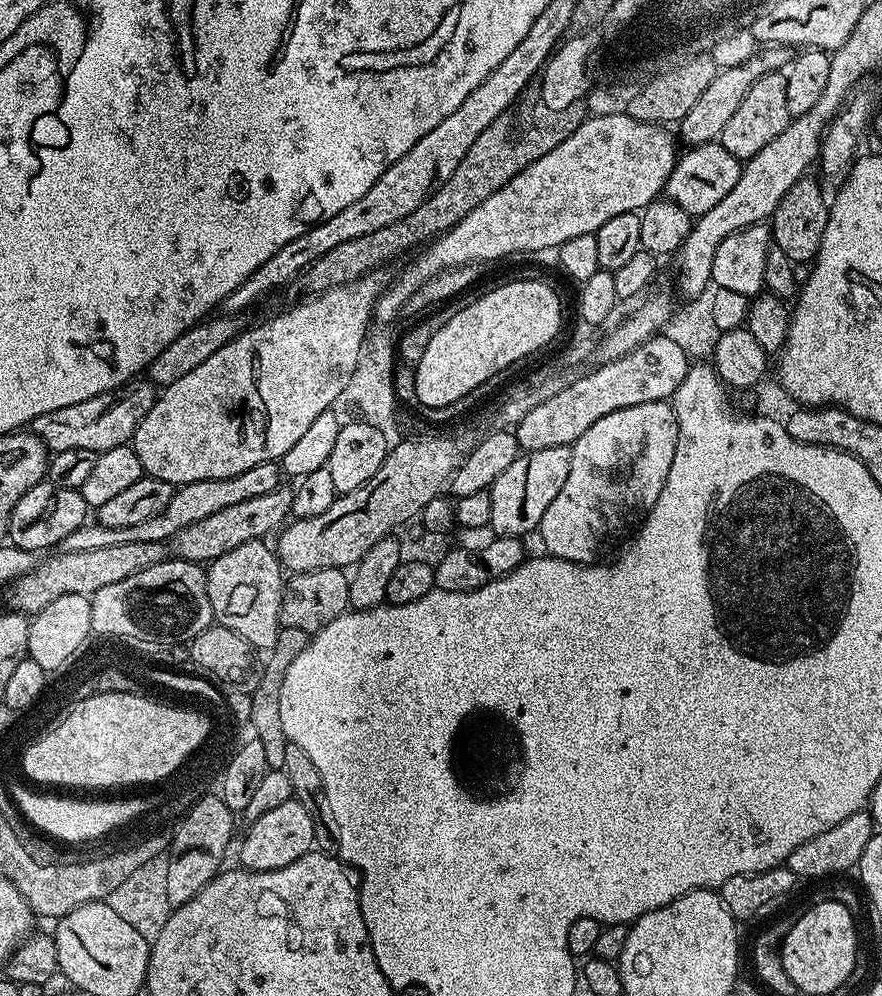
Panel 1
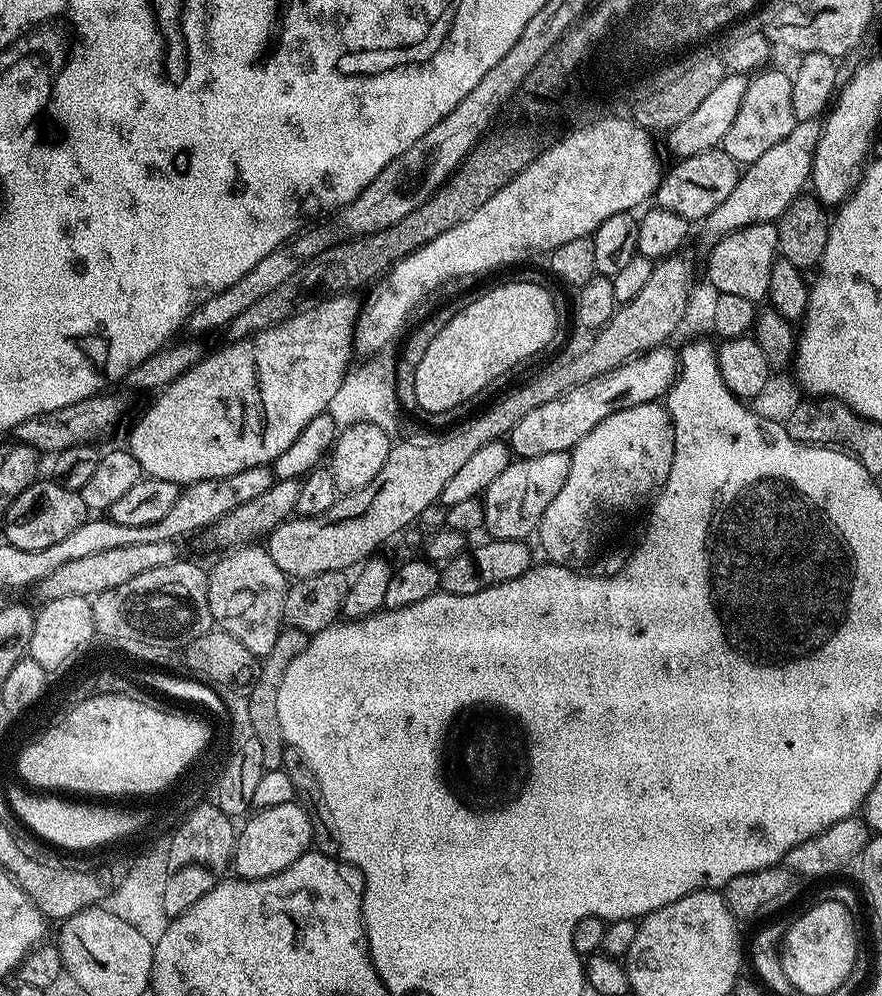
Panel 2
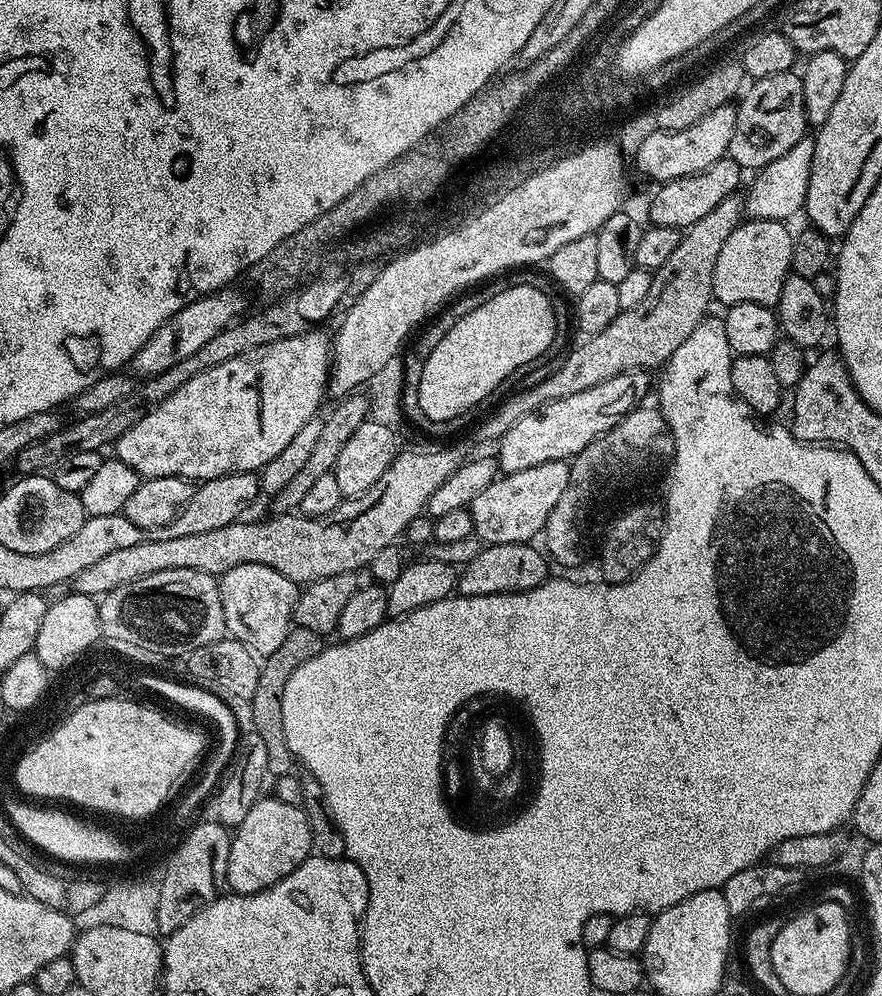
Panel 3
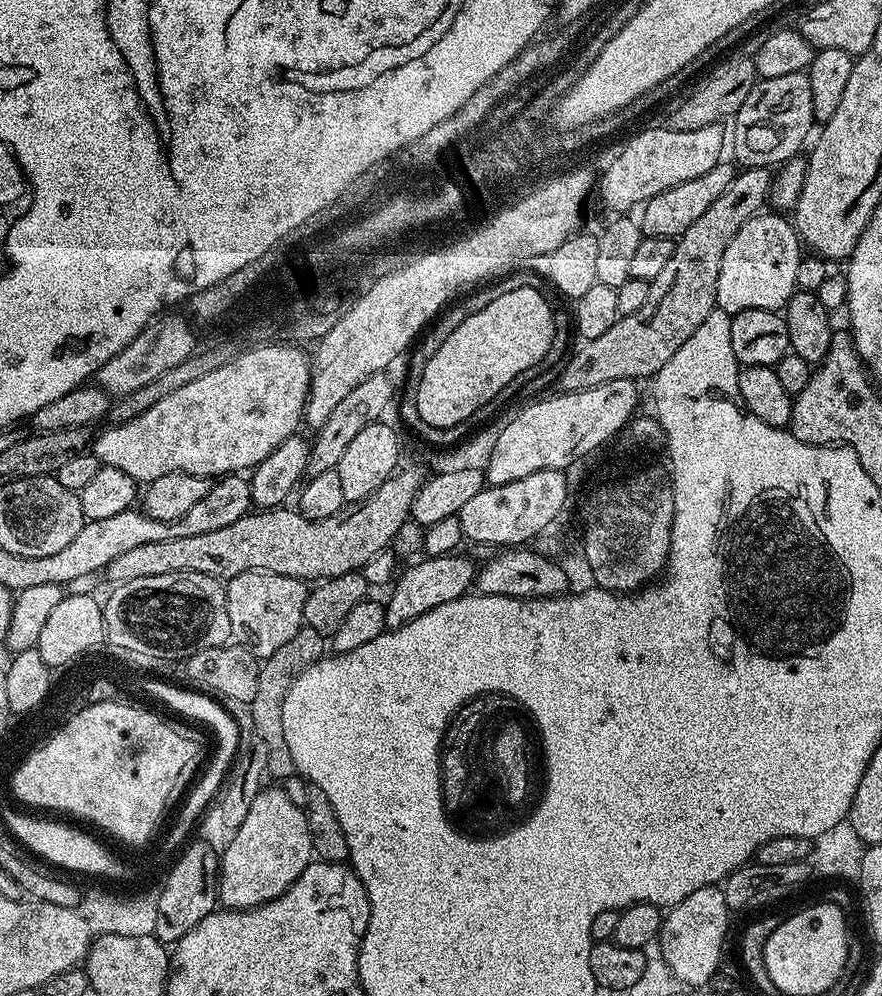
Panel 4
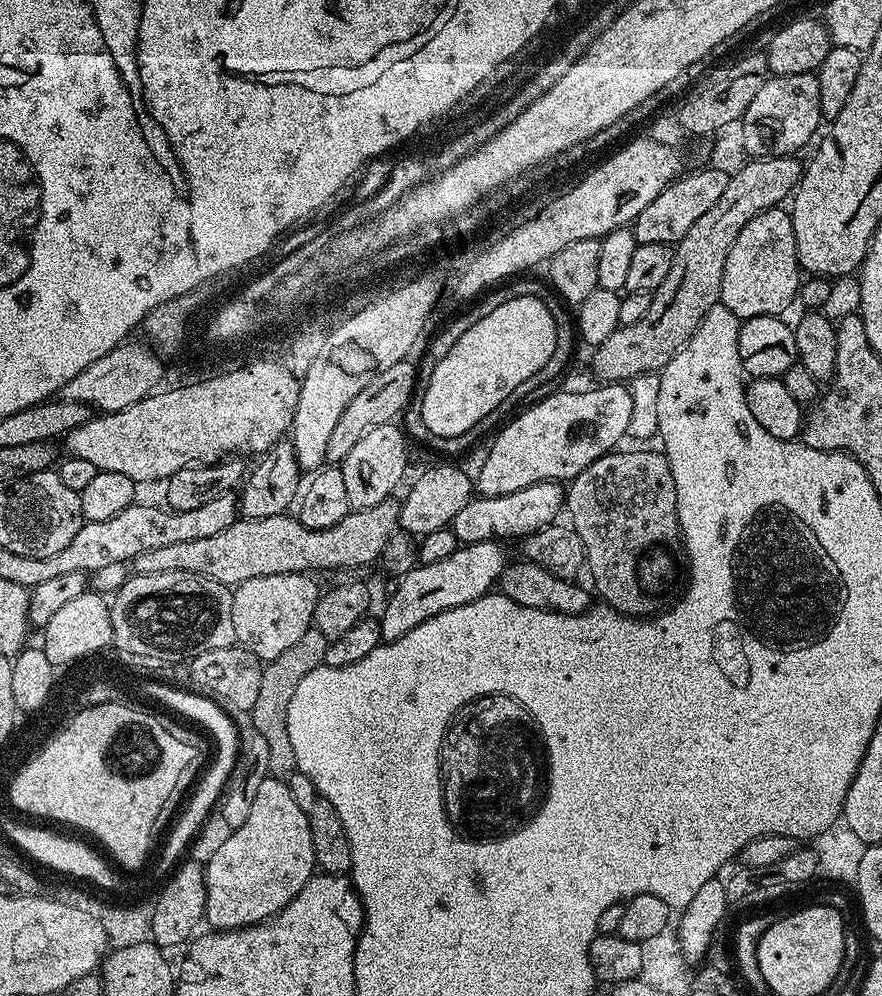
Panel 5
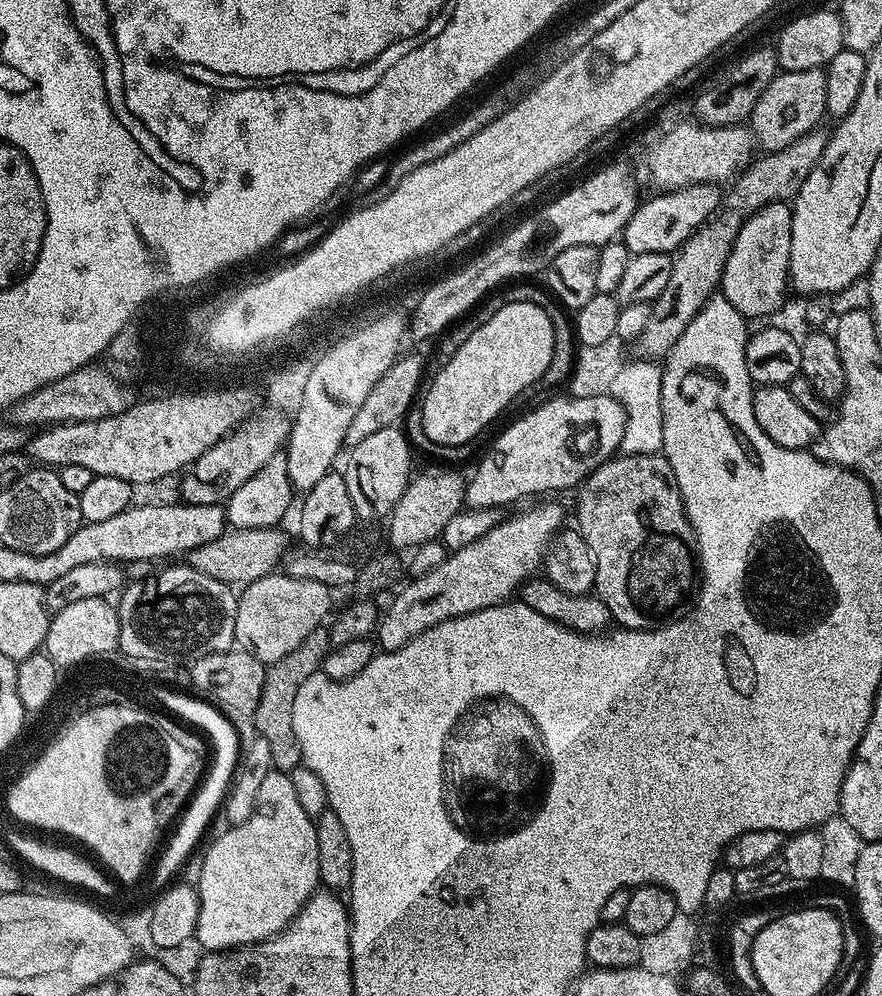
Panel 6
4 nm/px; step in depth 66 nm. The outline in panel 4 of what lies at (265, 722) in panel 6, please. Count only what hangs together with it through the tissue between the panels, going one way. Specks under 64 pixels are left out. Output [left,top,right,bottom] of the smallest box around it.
[250,627,326,782]

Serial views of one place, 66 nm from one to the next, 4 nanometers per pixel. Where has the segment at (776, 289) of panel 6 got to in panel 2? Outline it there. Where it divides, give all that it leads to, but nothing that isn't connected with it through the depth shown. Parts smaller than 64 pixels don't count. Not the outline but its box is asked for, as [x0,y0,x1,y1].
[708,223,780,302]

